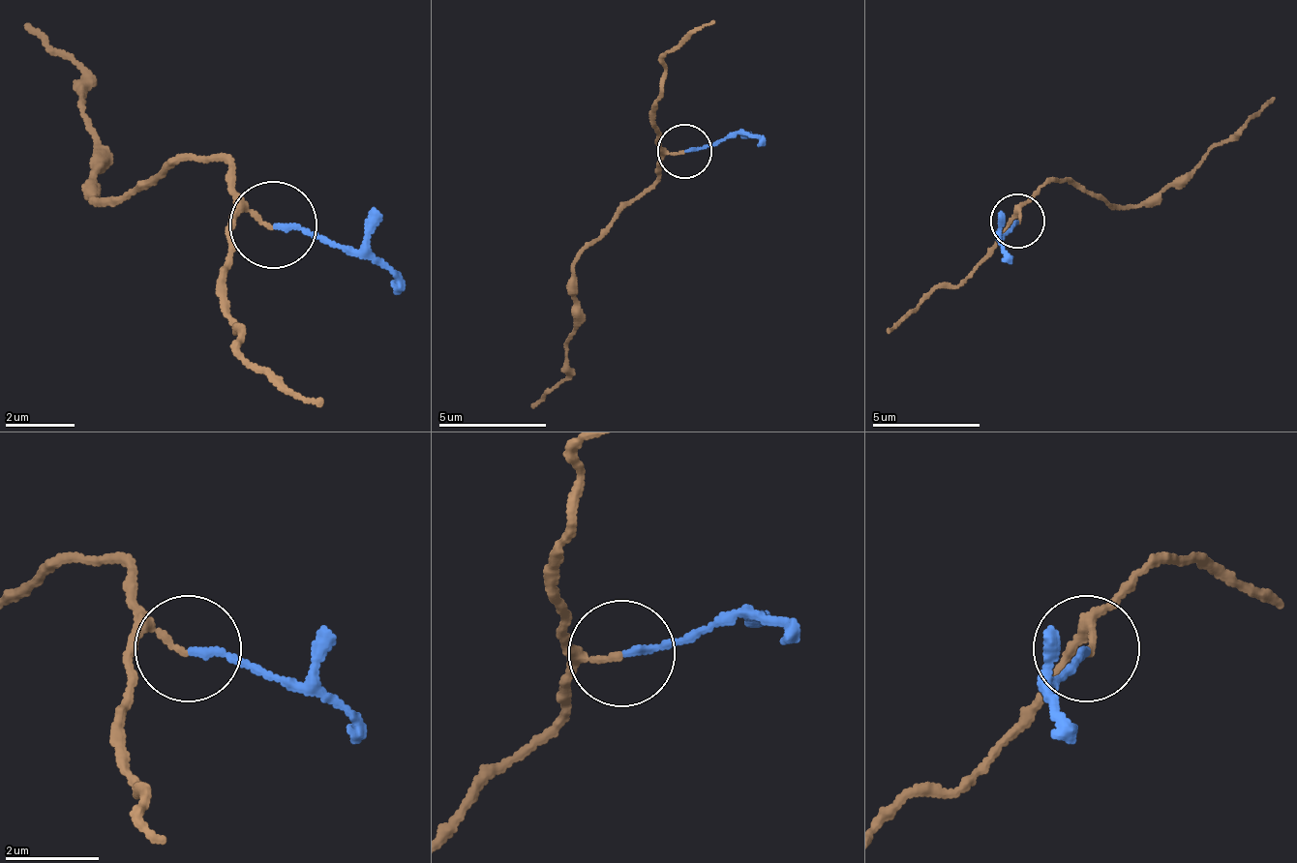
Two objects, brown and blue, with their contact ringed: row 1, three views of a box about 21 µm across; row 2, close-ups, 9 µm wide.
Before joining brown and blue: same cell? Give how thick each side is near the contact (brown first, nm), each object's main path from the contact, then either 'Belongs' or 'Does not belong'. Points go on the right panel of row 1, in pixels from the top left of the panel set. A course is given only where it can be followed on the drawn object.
Thickness 110 nm (brown) against 150 nm. Course of brown: (1018, 220), (1018, 209), (1051, 182), (1126, 203), (1153, 203), (1245, 128), (1277, 96). Course of blue: (1018, 220), (1003, 235), (1013, 262). Does not belong

